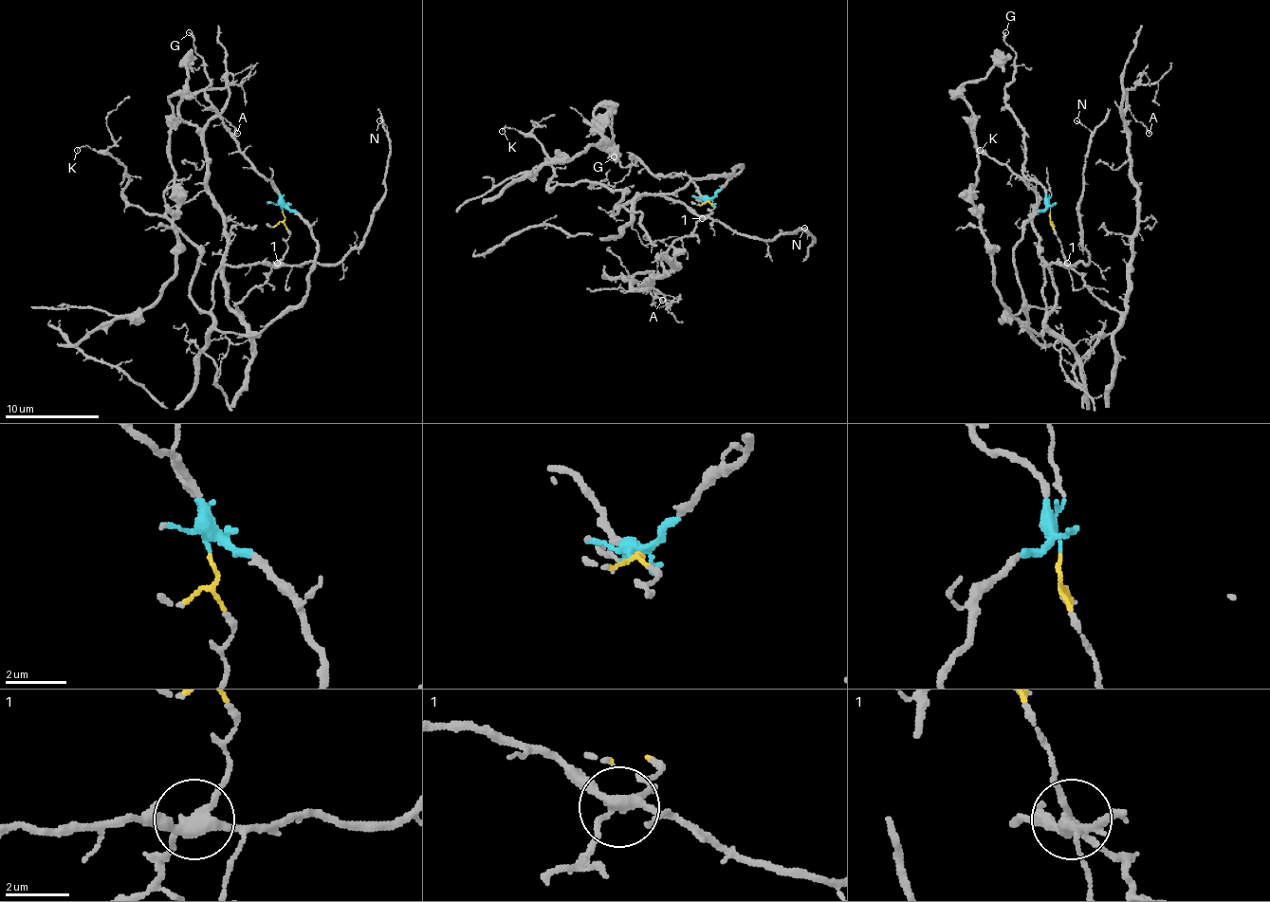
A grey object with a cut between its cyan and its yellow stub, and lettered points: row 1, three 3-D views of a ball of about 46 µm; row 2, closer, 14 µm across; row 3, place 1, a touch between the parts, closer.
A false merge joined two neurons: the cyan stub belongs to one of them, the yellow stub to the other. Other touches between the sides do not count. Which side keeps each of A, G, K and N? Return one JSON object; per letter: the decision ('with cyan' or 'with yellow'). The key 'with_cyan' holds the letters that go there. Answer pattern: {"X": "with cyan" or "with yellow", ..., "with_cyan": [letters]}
{"A": "with yellow", "G": "with cyan", "K": "with cyan", "N": "with cyan", "with_cyan": ["G", "K", "N"]}

